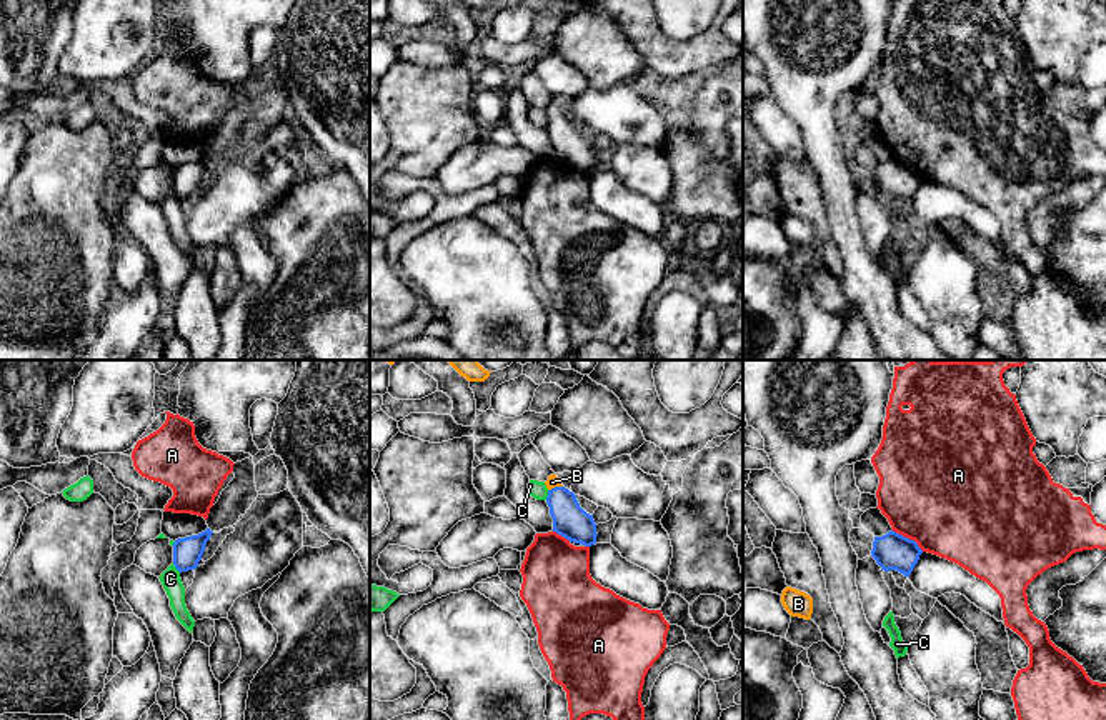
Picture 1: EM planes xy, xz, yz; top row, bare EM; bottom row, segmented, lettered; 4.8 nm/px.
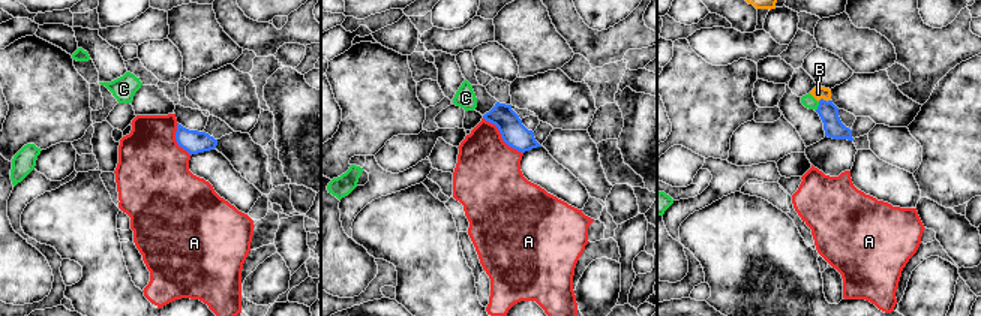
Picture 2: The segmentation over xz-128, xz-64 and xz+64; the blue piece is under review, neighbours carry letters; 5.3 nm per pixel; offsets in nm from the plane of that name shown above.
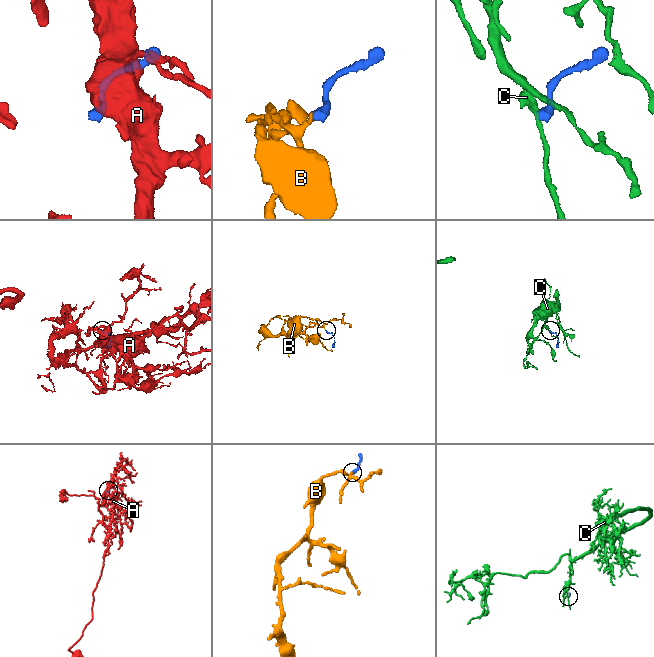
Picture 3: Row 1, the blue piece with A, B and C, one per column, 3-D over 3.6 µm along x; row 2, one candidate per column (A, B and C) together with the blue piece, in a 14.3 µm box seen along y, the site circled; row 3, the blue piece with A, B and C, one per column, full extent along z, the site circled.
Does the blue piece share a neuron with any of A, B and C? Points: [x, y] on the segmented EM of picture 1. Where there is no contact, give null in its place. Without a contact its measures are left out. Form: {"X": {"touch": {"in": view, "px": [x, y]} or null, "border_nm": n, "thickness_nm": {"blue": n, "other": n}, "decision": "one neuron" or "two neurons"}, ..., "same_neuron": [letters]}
{"A": {"touch": {"in": "yz", "px": [908, 539]}, "border_nm": 190, "thickness_nm": {"blue": 180, "other": 480}, "decision": "two neurons"}, "B": {"touch": {"in": "xz", "px": [555, 487]}, "border_nm": 80, "thickness_nm": {"blue": 170, "other": 60}, "decision": "one neuron"}, "C": {"touch": {"in": "xy", "px": [177, 569]}, "border_nm": 60, "thickness_nm": {"blue": 140, "other": 100}, "decision": "two neurons"}, "same_neuron": ["B"]}

